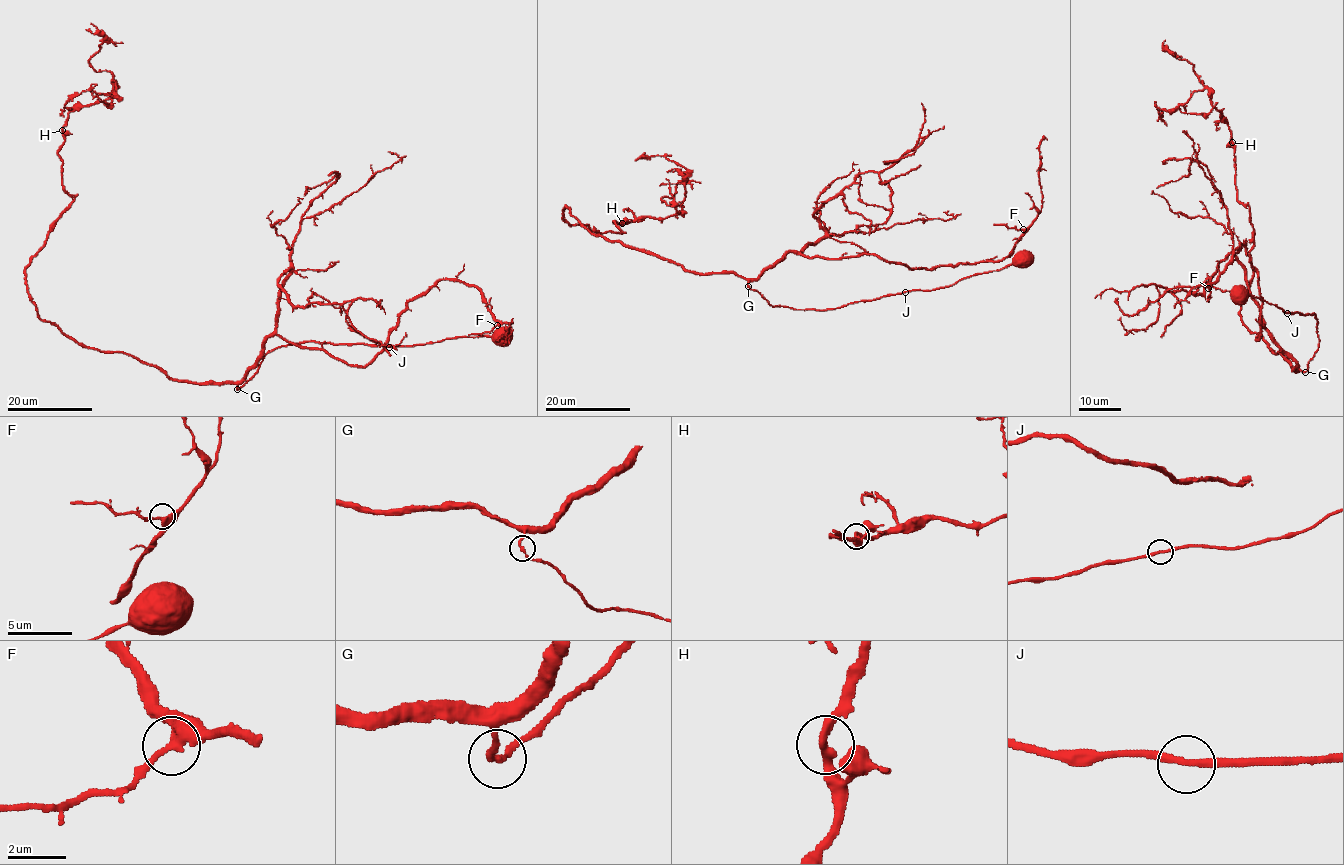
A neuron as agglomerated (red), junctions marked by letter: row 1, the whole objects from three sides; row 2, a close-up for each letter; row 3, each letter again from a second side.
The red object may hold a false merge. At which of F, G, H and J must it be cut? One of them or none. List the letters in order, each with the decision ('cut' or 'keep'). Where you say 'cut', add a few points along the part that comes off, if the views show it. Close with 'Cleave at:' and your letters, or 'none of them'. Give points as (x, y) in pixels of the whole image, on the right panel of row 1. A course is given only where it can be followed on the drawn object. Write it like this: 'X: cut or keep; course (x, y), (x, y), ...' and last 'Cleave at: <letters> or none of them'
F: keep
G: keep
H: keep
J: keep
Cleave at: none of them

